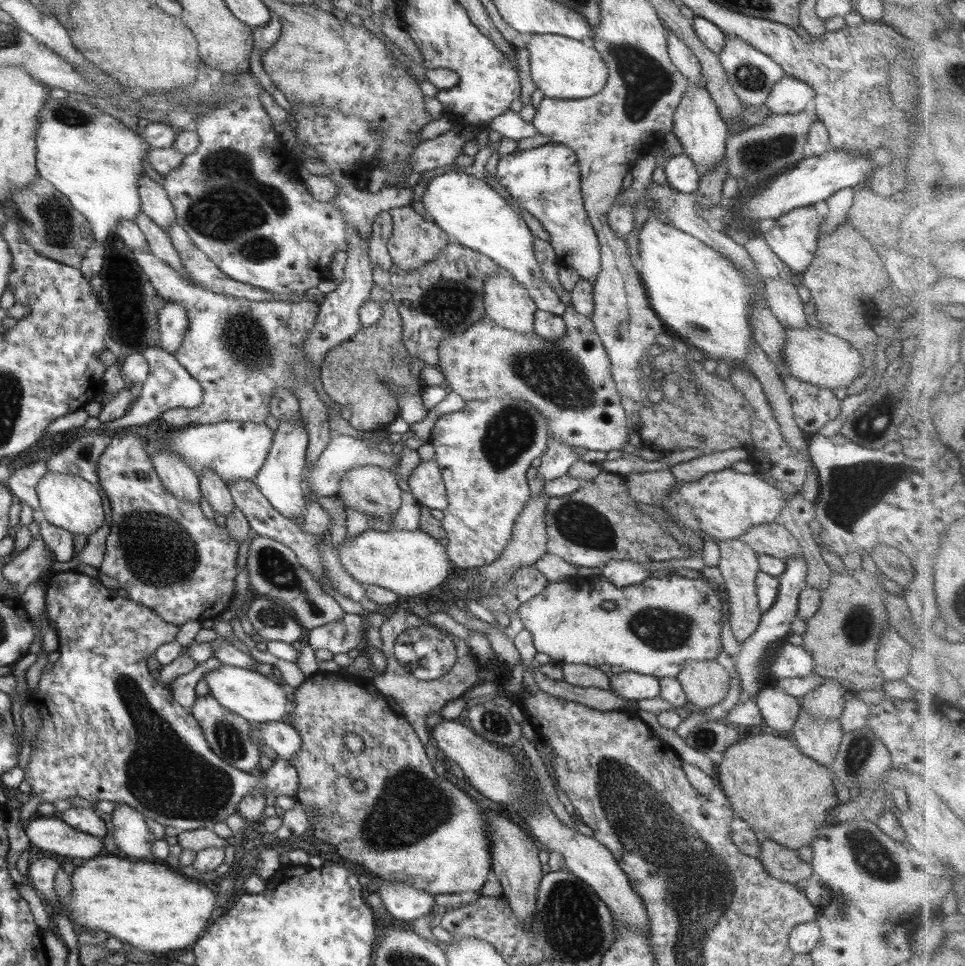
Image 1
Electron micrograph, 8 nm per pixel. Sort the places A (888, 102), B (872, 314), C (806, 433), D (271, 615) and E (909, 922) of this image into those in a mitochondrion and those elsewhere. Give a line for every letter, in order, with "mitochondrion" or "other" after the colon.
A: other
B: other
C: other
D: mitochondrion
E: other

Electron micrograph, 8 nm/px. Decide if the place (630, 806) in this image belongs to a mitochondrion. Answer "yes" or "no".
yes

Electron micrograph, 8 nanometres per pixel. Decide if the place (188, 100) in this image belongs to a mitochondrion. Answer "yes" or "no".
yes

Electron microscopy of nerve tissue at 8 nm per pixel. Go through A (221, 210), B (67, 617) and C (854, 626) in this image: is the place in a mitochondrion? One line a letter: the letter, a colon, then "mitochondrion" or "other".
A: mitochondrion
B: other
C: mitochondrion

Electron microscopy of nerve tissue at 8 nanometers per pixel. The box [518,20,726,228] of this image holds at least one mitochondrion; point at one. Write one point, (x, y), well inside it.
(646, 80)

